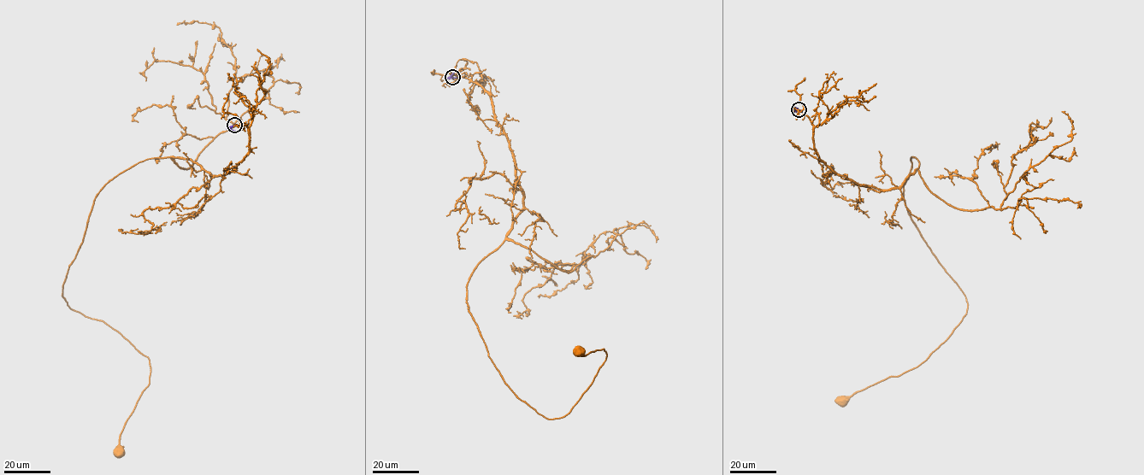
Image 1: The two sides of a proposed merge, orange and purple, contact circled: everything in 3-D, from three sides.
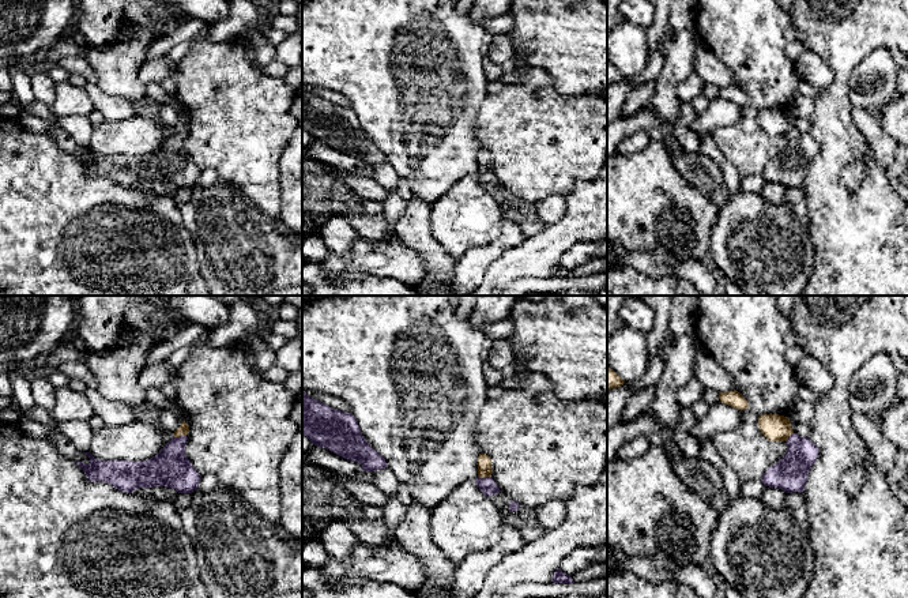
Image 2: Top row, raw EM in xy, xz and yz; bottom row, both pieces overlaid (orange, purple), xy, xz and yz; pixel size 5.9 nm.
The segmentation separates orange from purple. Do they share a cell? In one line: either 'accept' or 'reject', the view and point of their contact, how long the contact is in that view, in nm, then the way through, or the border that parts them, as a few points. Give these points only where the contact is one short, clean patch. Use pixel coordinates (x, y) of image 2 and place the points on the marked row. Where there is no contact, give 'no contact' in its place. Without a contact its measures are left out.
reject; meets orange in xy at (180, 435); contact 80 nm long; border along xy (173, 435), (185, 436)

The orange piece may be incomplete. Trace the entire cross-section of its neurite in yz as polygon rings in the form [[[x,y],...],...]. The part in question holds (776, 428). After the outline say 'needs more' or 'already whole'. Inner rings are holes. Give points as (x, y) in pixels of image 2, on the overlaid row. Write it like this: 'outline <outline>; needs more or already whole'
outline [[[762,414],[758,417],[761,433],[771,441],[787,441],[794,433],[788,417],[779,414]]]; already whole

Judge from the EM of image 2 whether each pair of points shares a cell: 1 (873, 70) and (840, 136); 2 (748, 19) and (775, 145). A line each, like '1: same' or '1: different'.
1: different
2: same

